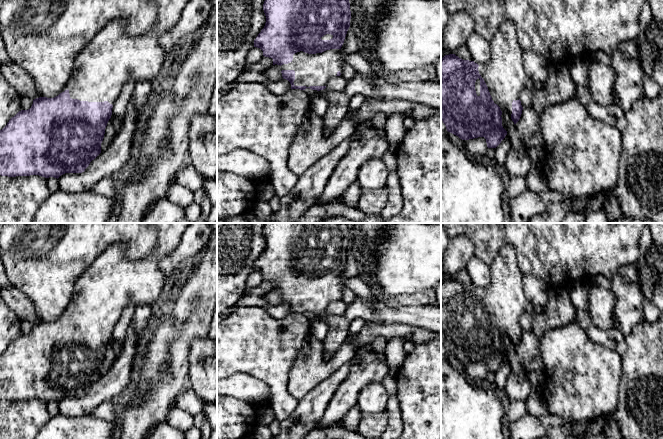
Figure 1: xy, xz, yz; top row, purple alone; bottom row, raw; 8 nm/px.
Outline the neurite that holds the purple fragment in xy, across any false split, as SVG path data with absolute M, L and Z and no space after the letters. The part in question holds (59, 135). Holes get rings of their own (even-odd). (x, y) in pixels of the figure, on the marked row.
M153 0L157 5L157 17L153 26L144 34L139 36L130 36L125 31L125 21L123 19L114 19L110 21L78 54L74 61L74 67L71 76L61 91L61 93L54 98L39 97L33 100L33 104L28 110L19 111L12 117L7 125L0 130L0 175L8 177L16 176L30 176L39 175L45 178L54 177L59 178L65 173L82 173L89 166L90 162L94 160L101 153L101 143L104 138L105 128L112 115L113 104L121 92L122 87L129 81L151 81L156 83L163 75L165 67L169 61L169 55L161 48L159 44L160 36L173 28L181 18L182 12L190 0Z

